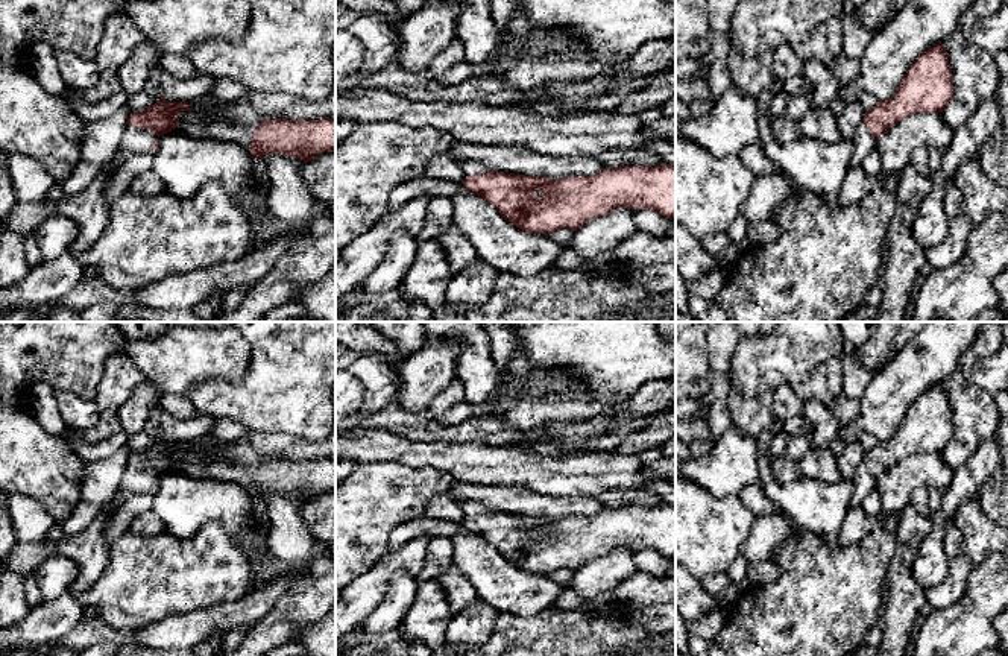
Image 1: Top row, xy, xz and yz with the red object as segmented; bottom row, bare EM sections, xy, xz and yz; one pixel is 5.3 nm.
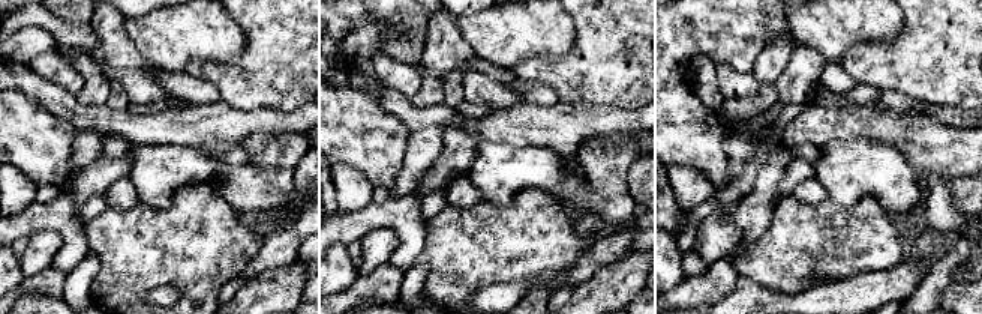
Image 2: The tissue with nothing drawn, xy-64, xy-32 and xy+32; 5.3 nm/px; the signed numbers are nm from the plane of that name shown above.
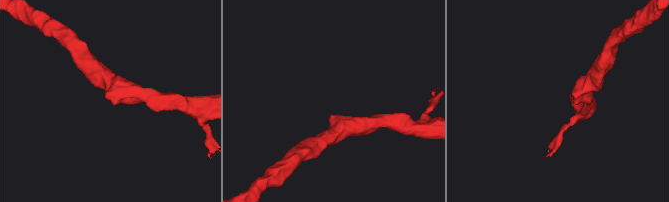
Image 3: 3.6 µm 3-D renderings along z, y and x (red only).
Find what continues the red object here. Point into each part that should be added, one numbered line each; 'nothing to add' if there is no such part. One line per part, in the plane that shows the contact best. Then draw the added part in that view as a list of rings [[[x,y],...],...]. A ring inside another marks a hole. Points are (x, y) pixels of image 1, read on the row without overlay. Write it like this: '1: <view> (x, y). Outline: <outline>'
1: xy (135, 482). Outline: [[[126,465],[115,494],[123,503],[128,503],[134,497],[152,494],[152,487],[156,480],[158,477],[152,471]]]

